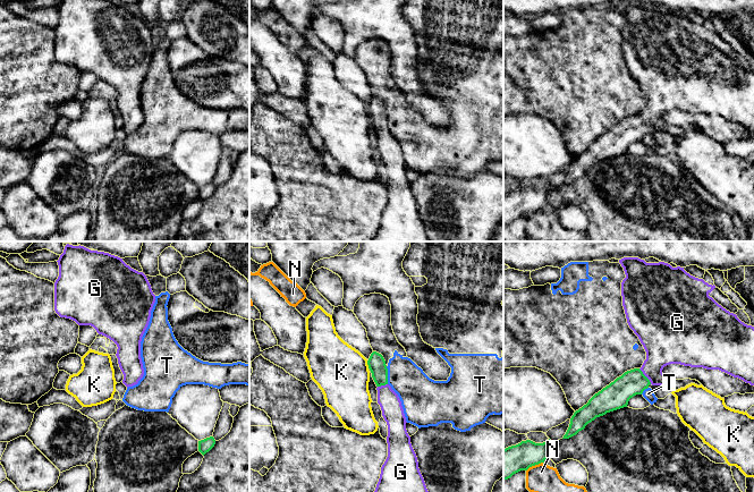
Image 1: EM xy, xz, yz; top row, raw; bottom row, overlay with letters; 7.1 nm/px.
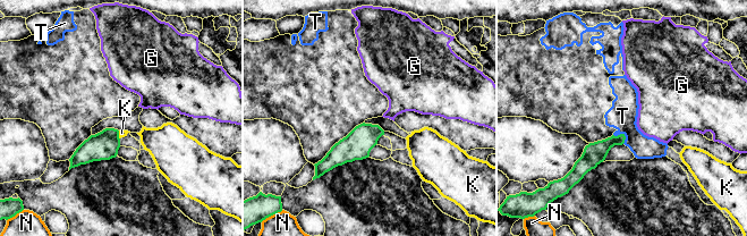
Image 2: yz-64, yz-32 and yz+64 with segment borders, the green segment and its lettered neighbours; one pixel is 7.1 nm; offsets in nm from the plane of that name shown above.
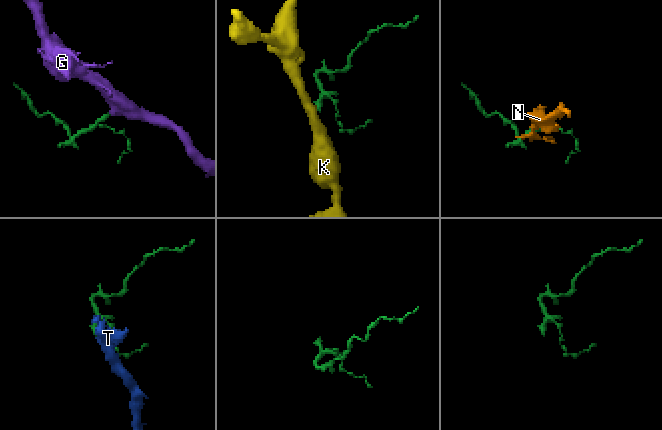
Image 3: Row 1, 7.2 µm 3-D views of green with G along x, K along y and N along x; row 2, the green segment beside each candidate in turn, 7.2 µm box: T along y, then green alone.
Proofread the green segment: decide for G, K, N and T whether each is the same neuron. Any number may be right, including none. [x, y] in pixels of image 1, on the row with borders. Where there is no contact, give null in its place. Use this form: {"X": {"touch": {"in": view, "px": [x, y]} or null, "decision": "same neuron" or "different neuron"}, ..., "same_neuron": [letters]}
{"G": {"touch": {"in": "yz", "px": [645, 376]}, "decision": "same neuron"}, "K": {"touch": {"in": "xz", "px": [367, 364]}, "decision": "different neuron"}, "N": {"touch": {"in": "yz", "px": [534, 465]}, "decision": "different neuron"}, "T": {"touch": {"in": "xz", "px": [387, 375]}, "decision": "different neuron"}, "same_neuron": ["G"]}

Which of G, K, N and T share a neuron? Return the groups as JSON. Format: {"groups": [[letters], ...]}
{"groups": [["G"], ["K"], ["N"], ["T"]]}

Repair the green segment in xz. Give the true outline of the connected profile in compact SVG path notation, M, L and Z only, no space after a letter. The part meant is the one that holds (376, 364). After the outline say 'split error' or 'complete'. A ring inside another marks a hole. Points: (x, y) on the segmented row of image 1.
M373 351L367 365L378 387L378 404L388 425L388 457L374 492L429 492L406 430L401 401L388 384L386 360L381 354Z; split error

